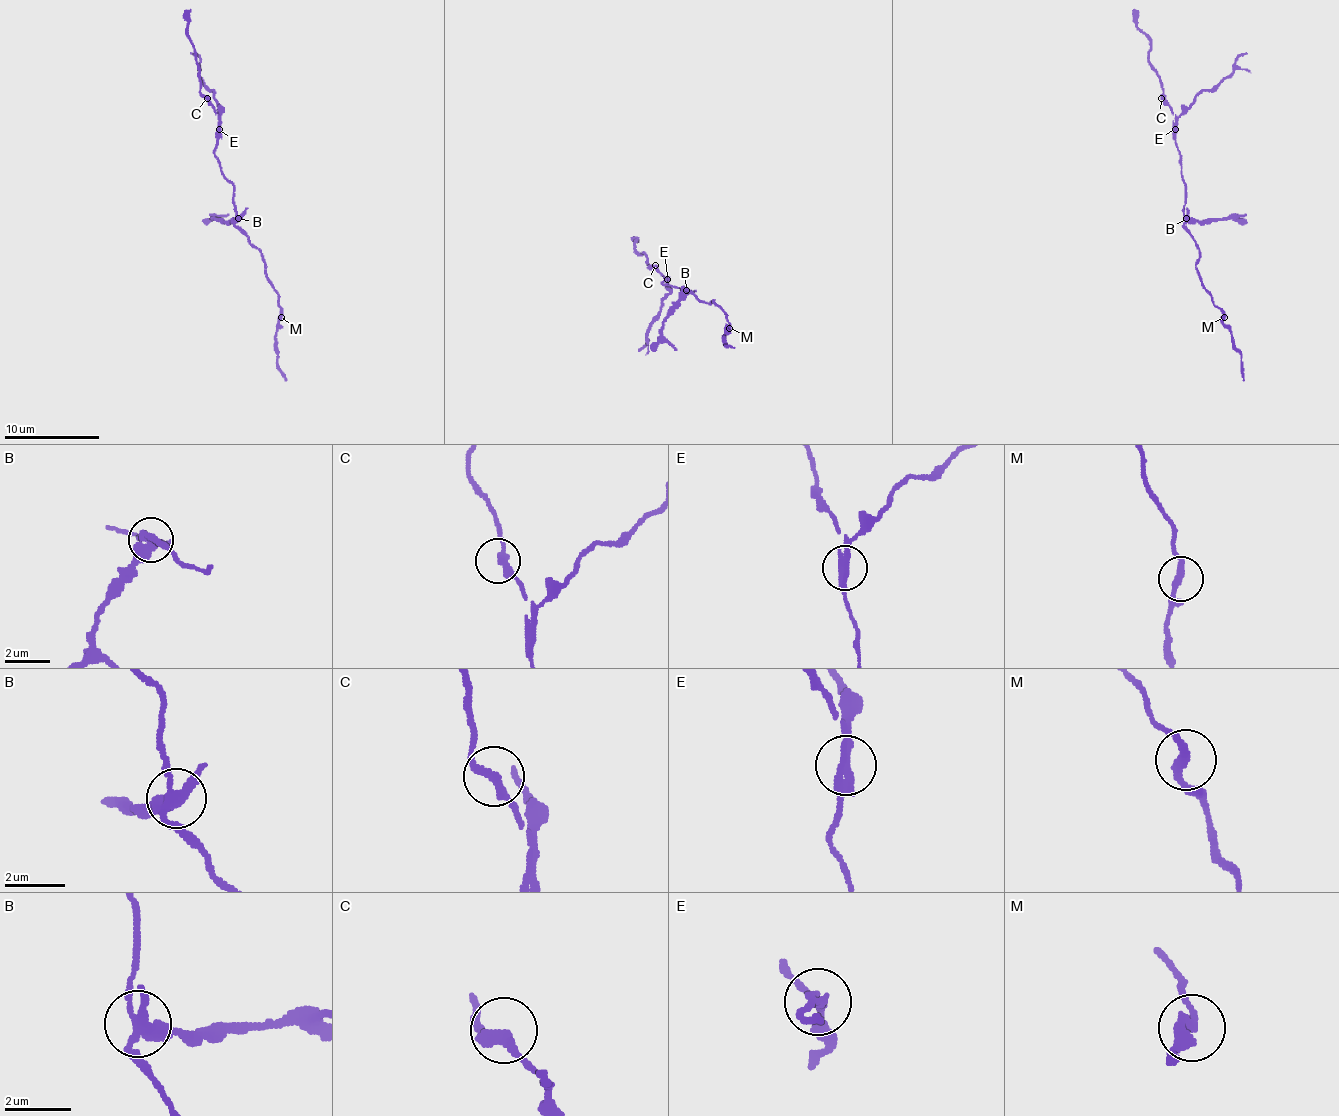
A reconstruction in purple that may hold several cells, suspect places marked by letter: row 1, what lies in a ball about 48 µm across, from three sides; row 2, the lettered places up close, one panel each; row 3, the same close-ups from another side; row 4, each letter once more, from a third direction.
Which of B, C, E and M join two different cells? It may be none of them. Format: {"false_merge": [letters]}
{"false_merge": ["B", "E"]}

